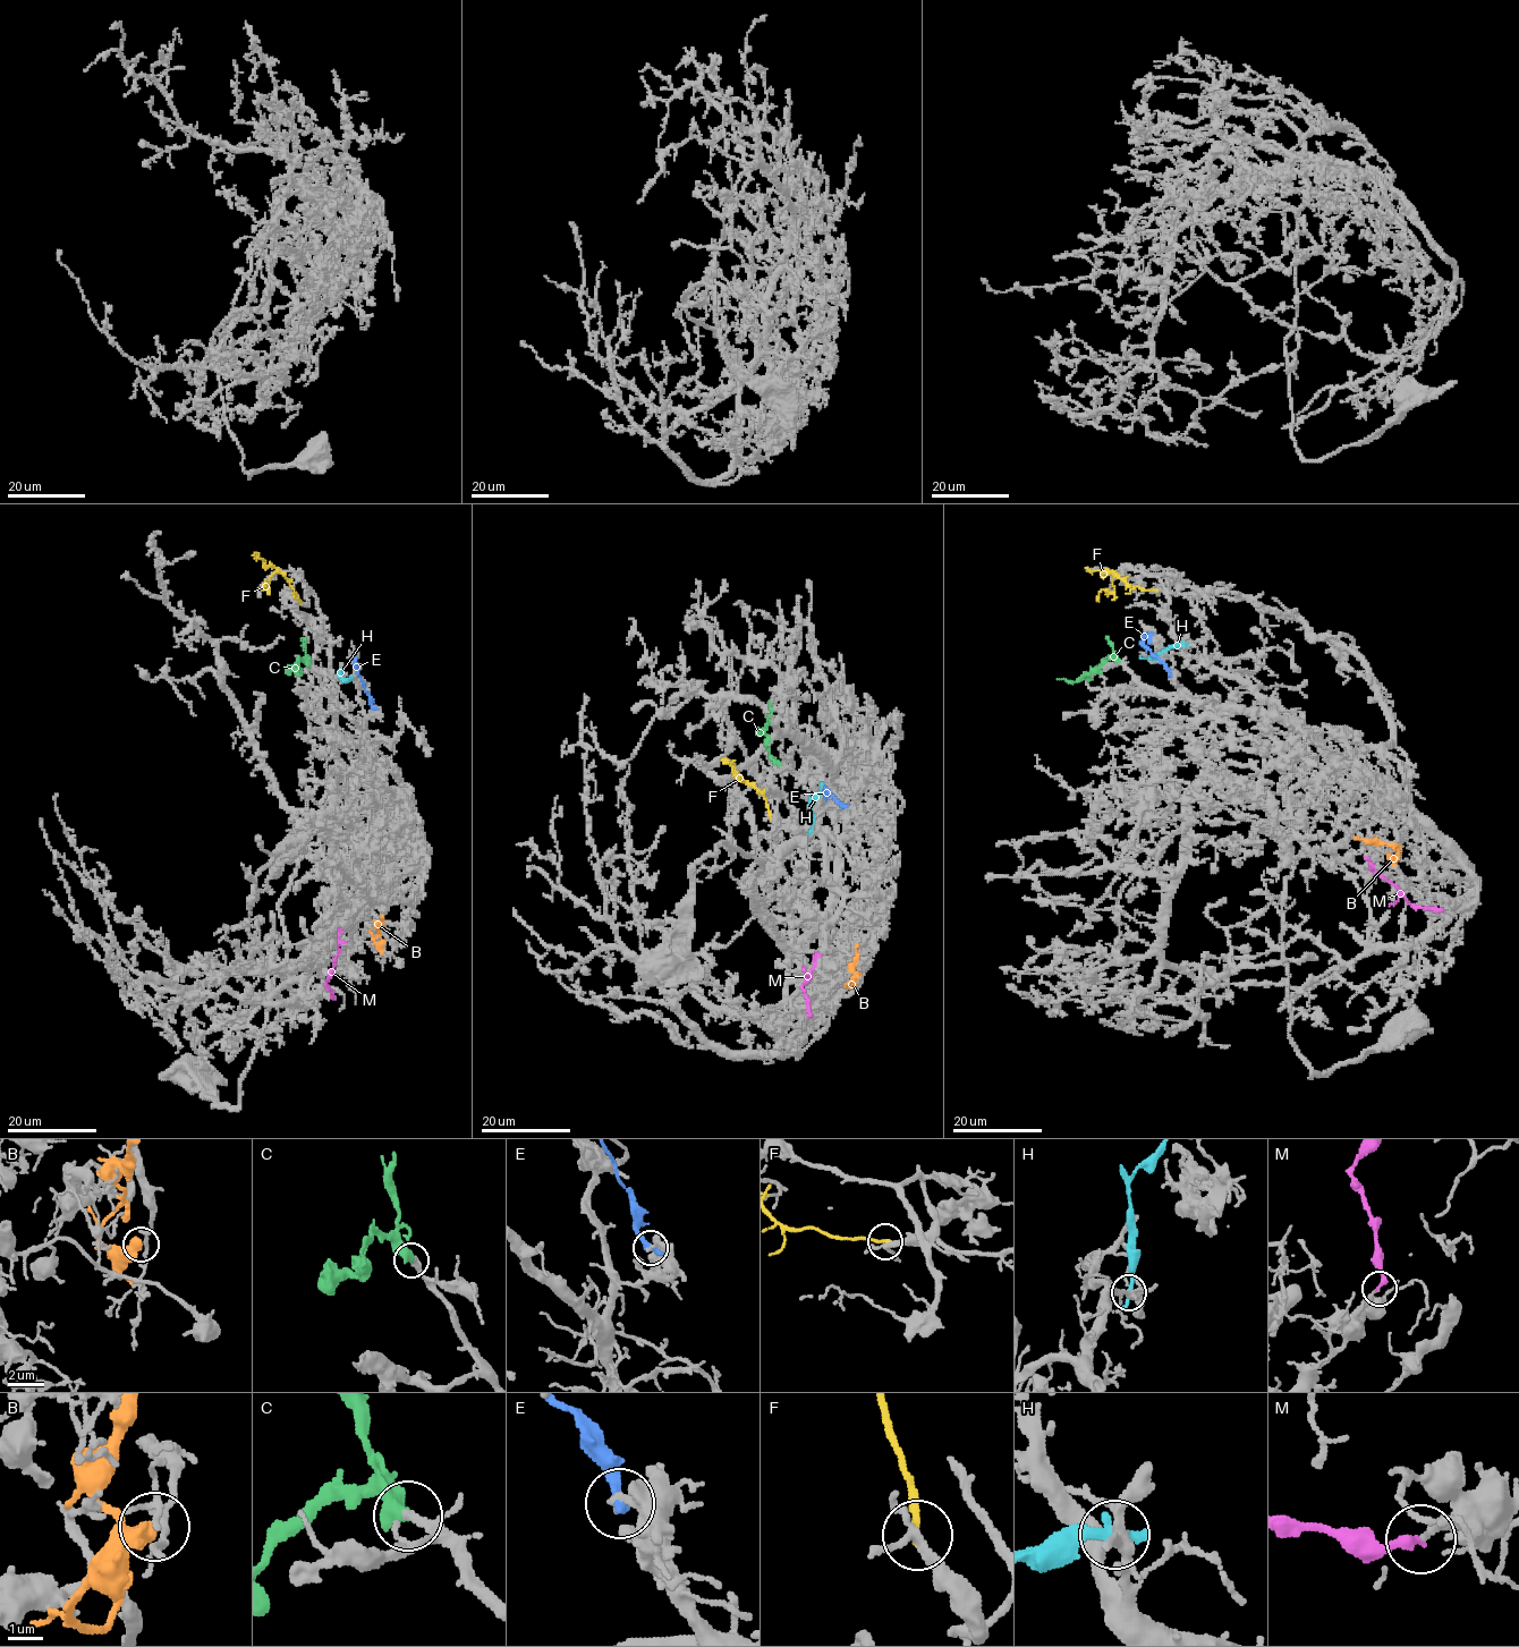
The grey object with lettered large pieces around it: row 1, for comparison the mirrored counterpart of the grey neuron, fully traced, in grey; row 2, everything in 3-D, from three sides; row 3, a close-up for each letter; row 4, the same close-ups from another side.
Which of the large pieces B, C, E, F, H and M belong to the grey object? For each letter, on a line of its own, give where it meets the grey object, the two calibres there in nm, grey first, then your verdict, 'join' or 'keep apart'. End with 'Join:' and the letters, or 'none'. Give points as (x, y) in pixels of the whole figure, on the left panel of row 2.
B: (384, 942) | 200/600 nm | keep apart
C: (308, 665) | 190/550 nm | join
E: (374, 709) | 220/360 nm | keep apart
F: (299, 602) | 220/200 nm | keep apart
H: (339, 671) | 300/360 nm | keep apart
M: (332, 998) | 200/280 nm | keep apart
Join: C

